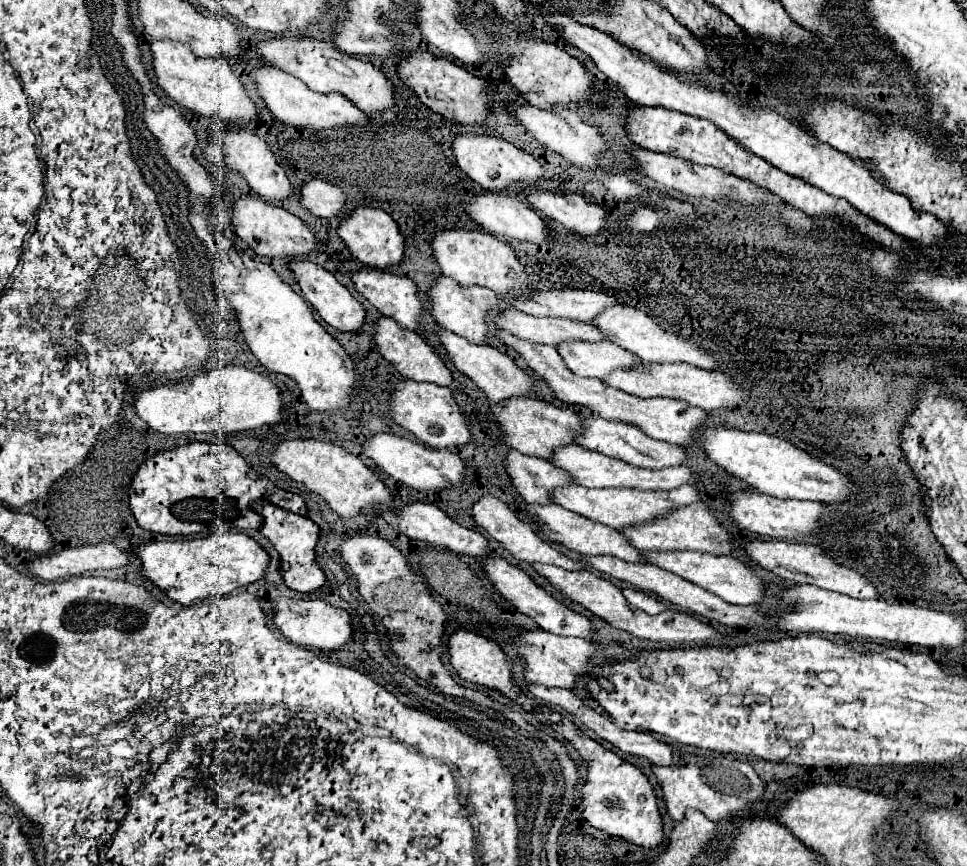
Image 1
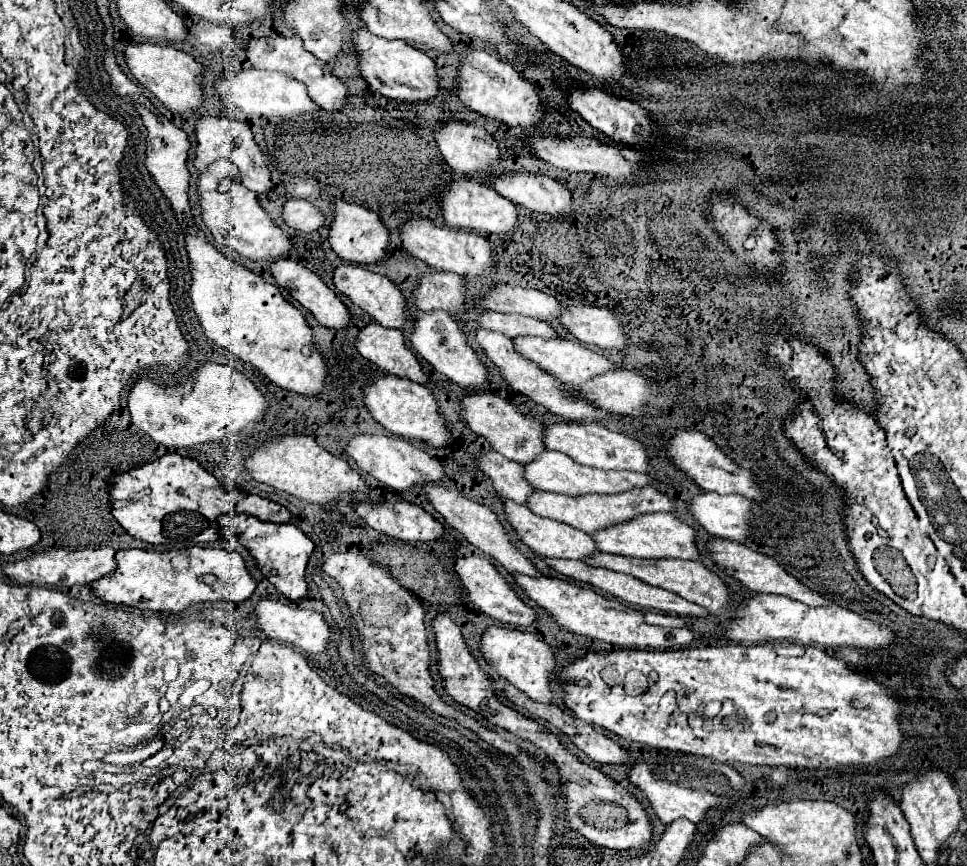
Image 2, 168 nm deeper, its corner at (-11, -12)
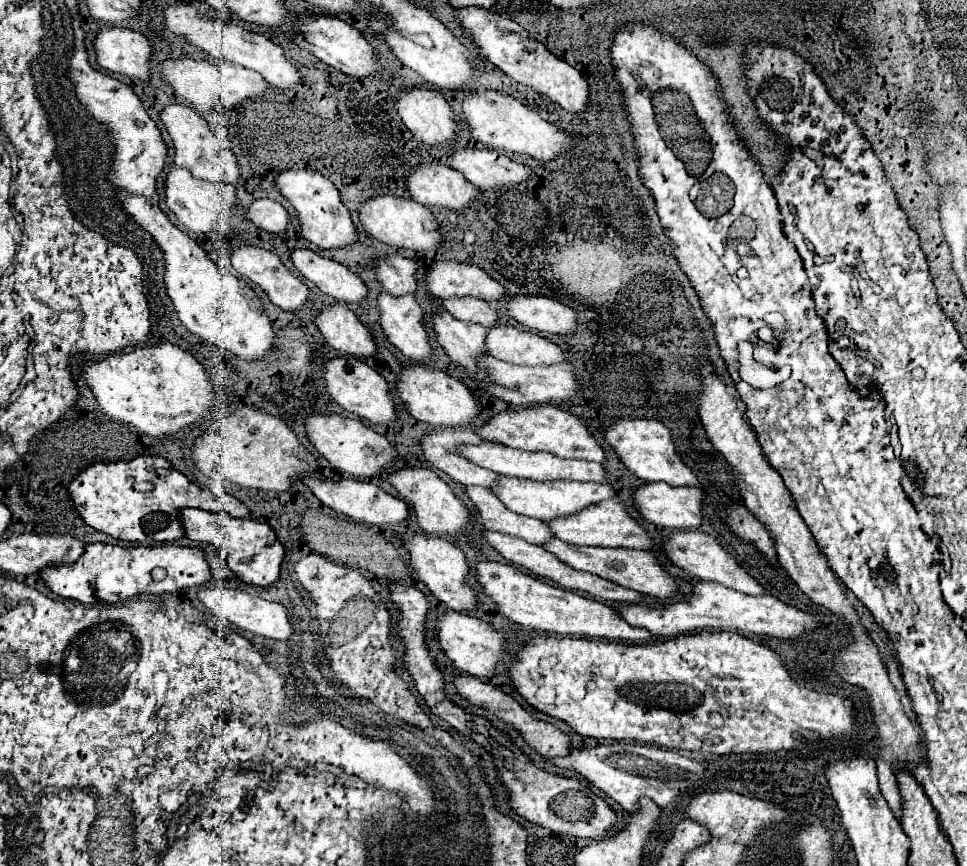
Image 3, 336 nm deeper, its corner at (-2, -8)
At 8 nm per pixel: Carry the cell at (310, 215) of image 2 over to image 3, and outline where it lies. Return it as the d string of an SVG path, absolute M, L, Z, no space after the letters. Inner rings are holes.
M257 200L247 208L247 218L267 230L267 232L285 232L289 228L289 212L277 200Z

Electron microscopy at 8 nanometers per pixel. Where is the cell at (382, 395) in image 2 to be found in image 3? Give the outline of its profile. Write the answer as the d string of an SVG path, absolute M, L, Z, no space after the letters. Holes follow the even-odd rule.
M347 356L347 358L335 358L325 364L325 380L329 394L333 400L343 406L347 412L369 420L371 424L391 424L397 420L395 412L395 400L391 396L391 388L387 380L369 364L361 362L359 358Z

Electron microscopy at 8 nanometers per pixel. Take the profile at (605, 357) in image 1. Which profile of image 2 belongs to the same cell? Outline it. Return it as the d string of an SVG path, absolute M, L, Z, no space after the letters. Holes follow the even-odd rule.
M516 336L516 338L512 338L512 344L520 356L534 362L540 370L556 376L560 382L568 382L568 384L586 382L588 378L594 378L596 374L602 374L602 372L608 372L614 368L614 364L608 358L580 346L578 342L572 342L572 340L562 340L562 338L546 340L546 338L536 338L536 336Z

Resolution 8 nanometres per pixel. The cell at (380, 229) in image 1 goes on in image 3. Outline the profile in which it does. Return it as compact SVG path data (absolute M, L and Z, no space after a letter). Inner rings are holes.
M287 170L275 178L279 192L293 204L299 214L303 236L313 242L317 248L333 250L333 248L347 248L359 240L357 226L351 220L349 208L343 204L339 190L331 180L321 176L313 170Z

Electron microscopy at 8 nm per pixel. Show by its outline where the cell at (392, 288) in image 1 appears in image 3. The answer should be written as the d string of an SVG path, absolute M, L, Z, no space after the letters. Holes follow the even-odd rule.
M309 248L293 250L291 258L307 280L311 280L321 292L333 296L337 302L363 304L367 300L367 284L347 266L331 258L323 258Z

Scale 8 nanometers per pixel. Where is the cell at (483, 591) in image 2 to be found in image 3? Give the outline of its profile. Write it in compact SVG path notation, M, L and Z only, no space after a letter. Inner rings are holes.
M403 536L401 540L411 552L411 566L417 578L427 584L427 588L437 600L445 602L451 610L473 610L479 606L475 588L467 584L469 562L461 548L439 536Z

